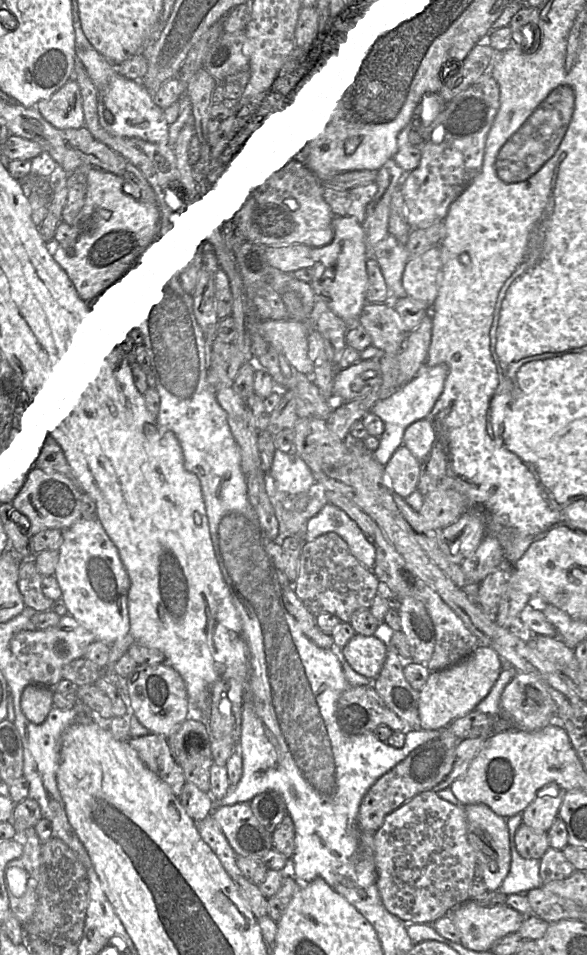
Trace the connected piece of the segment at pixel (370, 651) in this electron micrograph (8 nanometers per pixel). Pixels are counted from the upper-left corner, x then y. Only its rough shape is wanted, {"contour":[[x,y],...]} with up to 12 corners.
{"contour":[[355,634],[340,649],[352,669],[373,681],[389,640]]}

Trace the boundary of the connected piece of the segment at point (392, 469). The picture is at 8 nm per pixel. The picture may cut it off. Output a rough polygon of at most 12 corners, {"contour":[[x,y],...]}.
{"contour":[[402,444],[384,465],[403,498],[417,490],[421,462]]}

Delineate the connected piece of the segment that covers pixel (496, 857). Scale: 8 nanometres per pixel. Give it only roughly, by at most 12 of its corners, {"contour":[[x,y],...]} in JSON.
{"contour":[[467,805],[468,840],[488,891],[511,866],[507,818]]}

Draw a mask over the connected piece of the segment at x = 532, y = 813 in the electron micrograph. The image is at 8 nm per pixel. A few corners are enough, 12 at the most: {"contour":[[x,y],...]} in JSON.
{"contour":[[556,784],[541,789],[522,812],[522,823],[548,832],[565,793]]}

